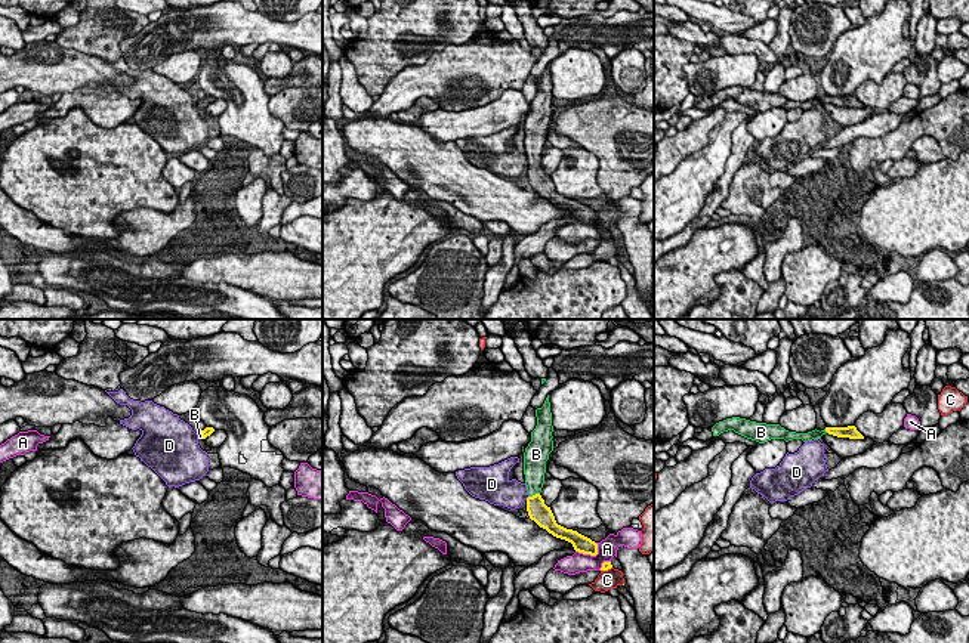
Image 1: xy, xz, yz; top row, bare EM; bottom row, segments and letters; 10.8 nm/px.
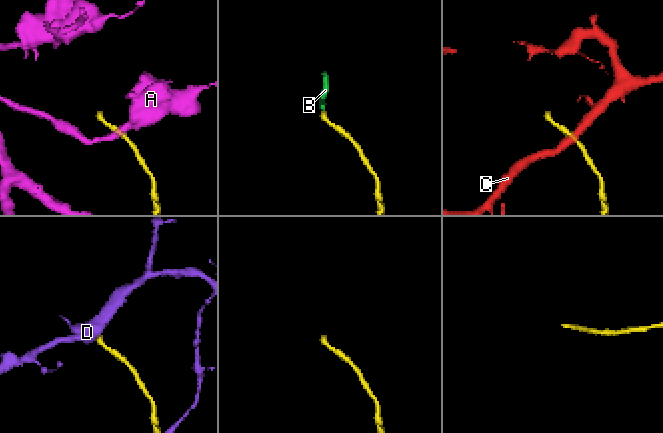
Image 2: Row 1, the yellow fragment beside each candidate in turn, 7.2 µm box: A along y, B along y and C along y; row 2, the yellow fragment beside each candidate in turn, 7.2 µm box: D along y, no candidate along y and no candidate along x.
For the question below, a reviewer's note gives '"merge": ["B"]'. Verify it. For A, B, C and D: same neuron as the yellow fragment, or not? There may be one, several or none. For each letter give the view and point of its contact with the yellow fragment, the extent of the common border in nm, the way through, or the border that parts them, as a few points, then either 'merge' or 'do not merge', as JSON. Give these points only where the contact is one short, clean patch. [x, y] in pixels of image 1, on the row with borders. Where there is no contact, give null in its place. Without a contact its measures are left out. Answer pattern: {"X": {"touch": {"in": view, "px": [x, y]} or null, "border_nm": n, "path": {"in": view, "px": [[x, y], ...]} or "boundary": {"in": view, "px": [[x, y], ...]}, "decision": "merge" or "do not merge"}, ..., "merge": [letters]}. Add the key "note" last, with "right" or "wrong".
{"A": {"touch": {"in": "xz", "px": [591, 555]}, "border_nm": 260, "decision": "do not merge"}, "B": {"touch": {"in": "xz", "px": [536, 494]}, "border_nm": 120, "path": {"in": "xz", "px": [[537, 510], [536, 494], [534, 472]]}, "decision": "merge"}, "C": {"touch": {"in": "xz", "px": [605, 569]}, "border_nm": 140, "decision": "do not merge"}, "D": {"touch": null, "decision": "do not merge"}, "merge": ["B"], "note": "right"}

